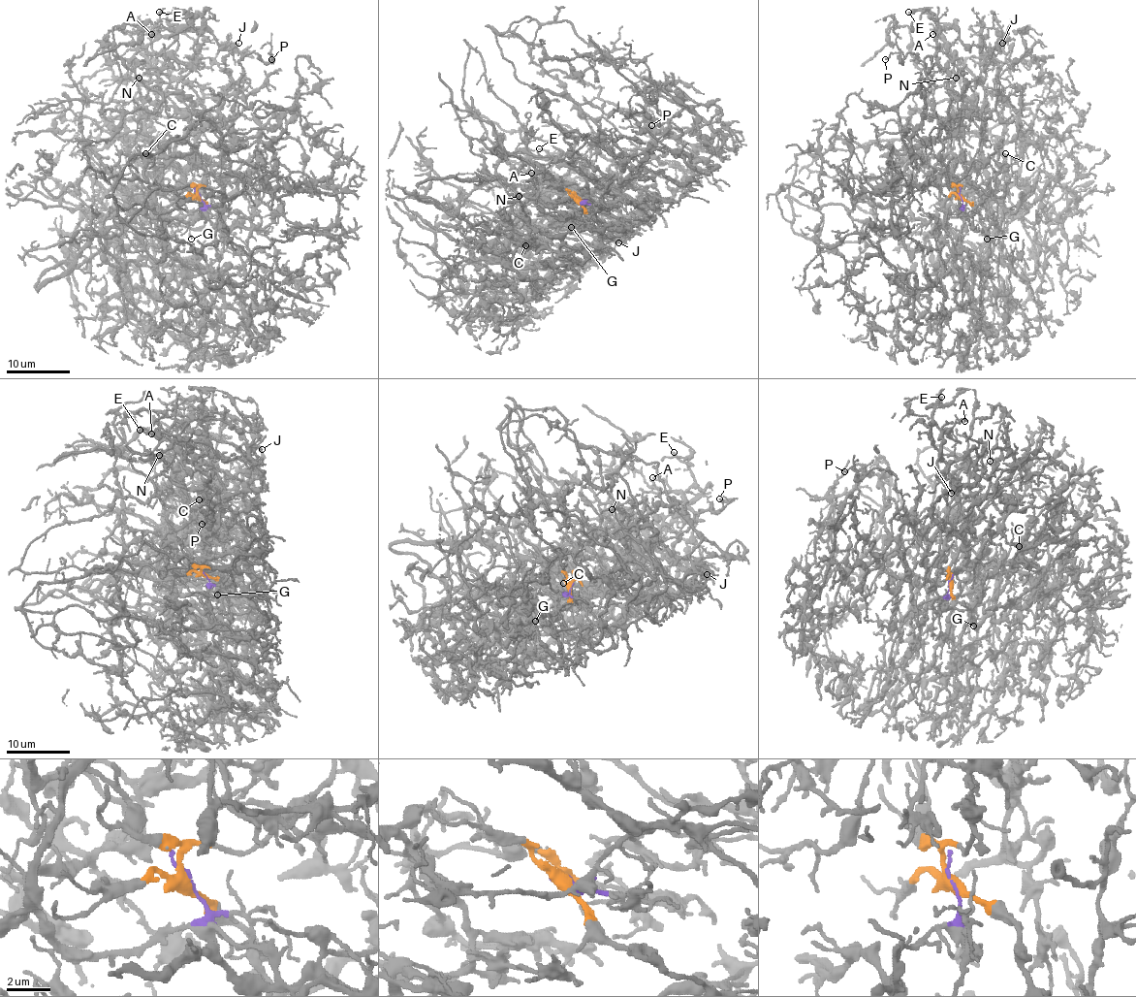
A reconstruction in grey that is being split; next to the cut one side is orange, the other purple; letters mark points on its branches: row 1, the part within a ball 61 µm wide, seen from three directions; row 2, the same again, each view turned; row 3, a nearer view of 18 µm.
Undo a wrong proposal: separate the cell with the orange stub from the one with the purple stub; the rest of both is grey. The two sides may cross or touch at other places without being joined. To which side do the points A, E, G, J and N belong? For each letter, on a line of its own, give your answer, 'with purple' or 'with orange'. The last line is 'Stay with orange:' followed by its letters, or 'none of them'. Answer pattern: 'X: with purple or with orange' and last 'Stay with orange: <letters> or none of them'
A: with orange
E: with orange
G: with purple
J: with orange
N: with orange
Stay with orange: A, E, J, N

